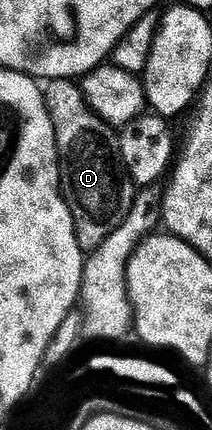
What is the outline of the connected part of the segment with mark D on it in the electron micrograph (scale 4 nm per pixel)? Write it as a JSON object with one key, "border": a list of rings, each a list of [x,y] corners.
{"border":[[[93,110],[88,120],[90,126],[80,130],[76,138],[64,146],[56,144],[60,157],[60,188],[74,216],[74,224],[78,225],[78,214],[82,214],[82,220],[102,228],[102,240],[106,240],[106,232],[110,232],[114,224],[121,225],[122,220],[126,220],[130,208],[136,203],[138,187],[124,164],[118,164],[120,140],[117,131],[103,122]]]}

